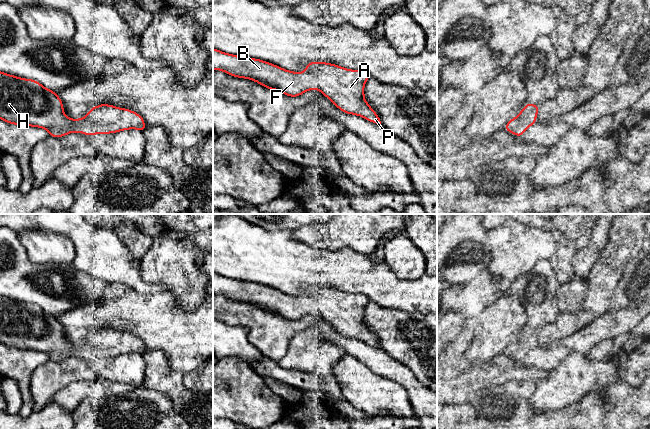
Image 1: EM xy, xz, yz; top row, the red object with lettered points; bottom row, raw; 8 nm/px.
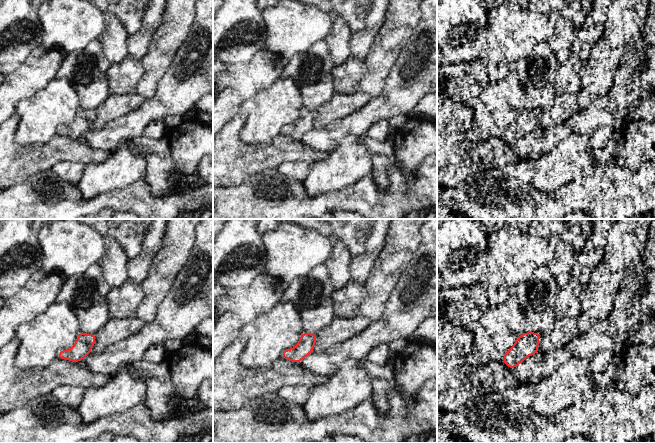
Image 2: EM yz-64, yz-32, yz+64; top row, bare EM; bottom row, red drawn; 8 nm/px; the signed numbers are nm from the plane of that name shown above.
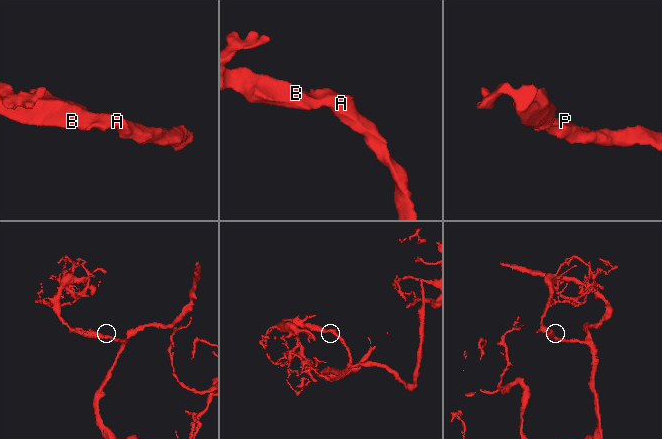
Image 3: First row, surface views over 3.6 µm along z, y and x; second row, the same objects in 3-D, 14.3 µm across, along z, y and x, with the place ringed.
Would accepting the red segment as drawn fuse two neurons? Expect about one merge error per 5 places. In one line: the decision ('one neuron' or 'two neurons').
one neuron

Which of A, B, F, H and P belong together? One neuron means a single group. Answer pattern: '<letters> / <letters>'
A B F H P

